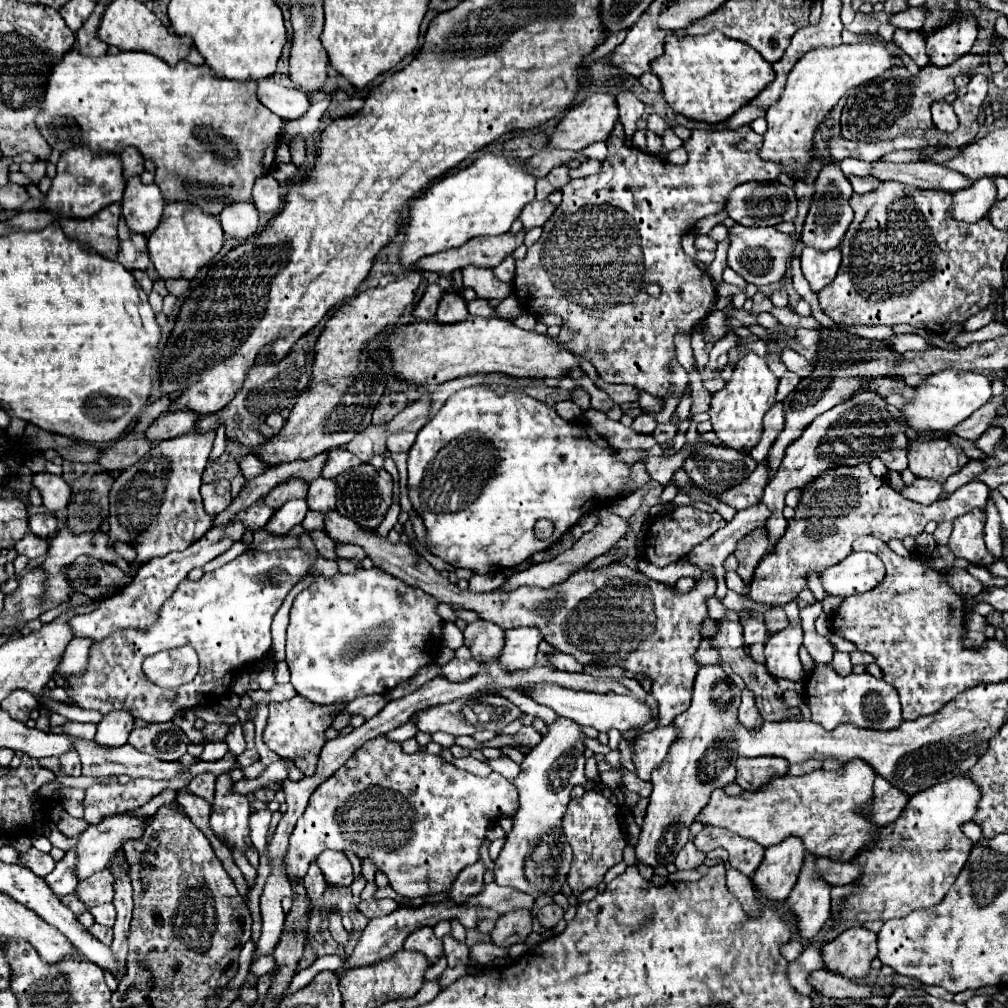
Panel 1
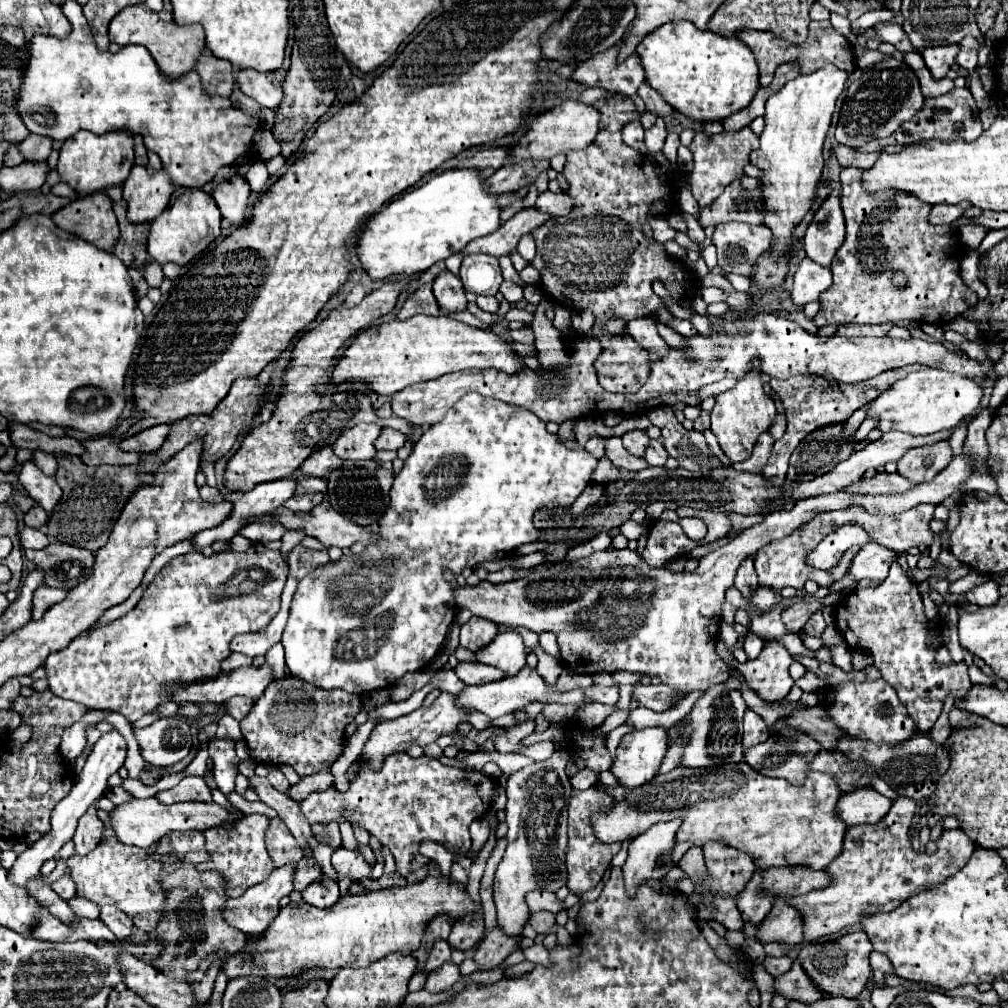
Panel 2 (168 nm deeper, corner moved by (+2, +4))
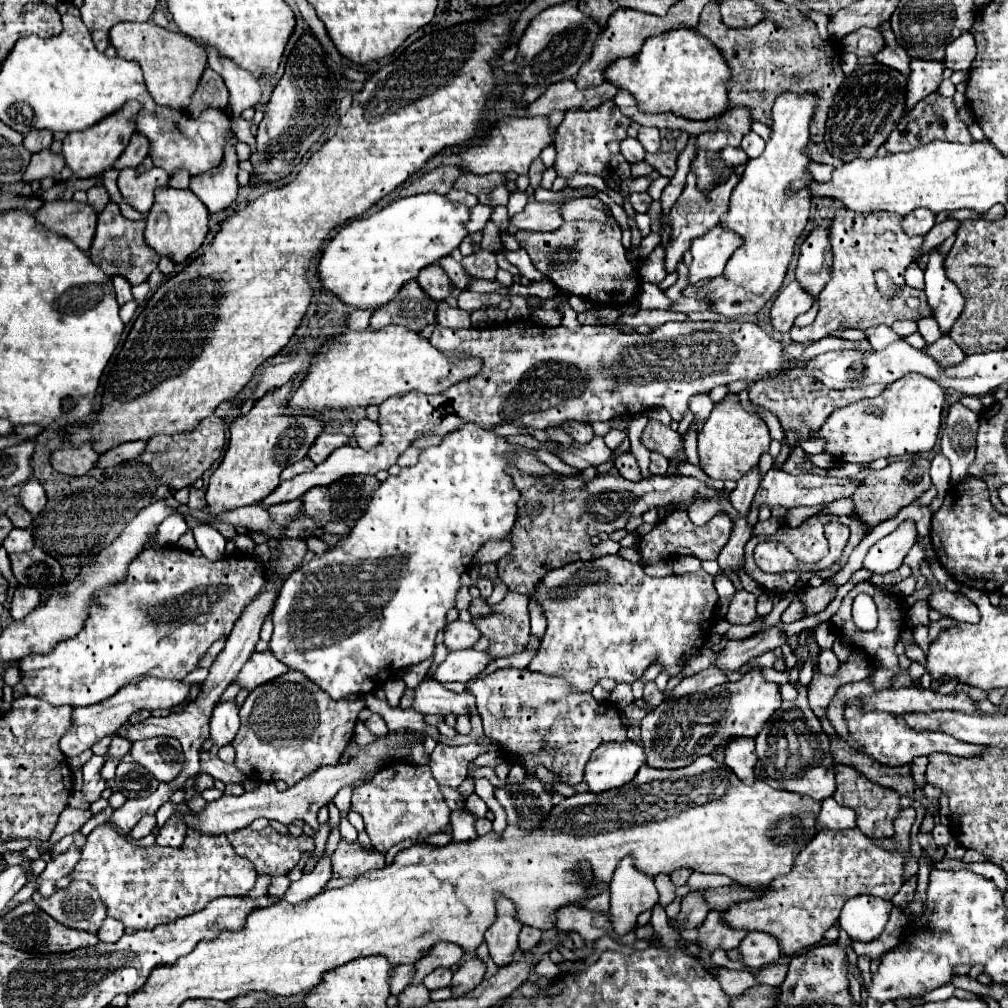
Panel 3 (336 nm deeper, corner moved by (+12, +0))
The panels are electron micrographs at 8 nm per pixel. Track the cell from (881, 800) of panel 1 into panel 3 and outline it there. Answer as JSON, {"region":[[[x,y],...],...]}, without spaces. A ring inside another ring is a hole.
{"region":[[[834,798],[822,800],[822,810],[816,820],[816,830],[848,830],[856,826],[856,814],[850,808],[842,808]]]}

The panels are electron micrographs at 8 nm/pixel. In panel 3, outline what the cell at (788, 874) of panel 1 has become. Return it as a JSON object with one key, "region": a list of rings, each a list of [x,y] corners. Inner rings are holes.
{"region":[[[708,912],[704,924],[698,928],[698,946],[708,950],[710,954],[714,950],[732,950],[738,948],[742,938],[746,936],[746,930],[734,930],[728,924],[720,920],[720,912]]]}

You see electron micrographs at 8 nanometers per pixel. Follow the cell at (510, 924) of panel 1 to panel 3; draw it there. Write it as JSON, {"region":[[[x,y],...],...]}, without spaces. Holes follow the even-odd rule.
{"region":[[[470,956],[458,968],[458,972],[454,974],[454,980],[452,980],[452,998],[462,998],[468,992],[472,992],[482,982],[484,972],[486,972],[486,964],[480,958]]]}

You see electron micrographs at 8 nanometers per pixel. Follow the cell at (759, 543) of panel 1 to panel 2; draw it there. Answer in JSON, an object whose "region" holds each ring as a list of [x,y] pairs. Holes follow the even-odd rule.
{"region":[[[748,556],[746,560],[742,560],[738,572],[736,572],[736,580],[734,580],[734,586],[742,592],[742,596],[746,600],[750,600],[750,594],[752,590],[758,588],[758,582],[756,582],[756,572],[754,572],[754,558]]]}

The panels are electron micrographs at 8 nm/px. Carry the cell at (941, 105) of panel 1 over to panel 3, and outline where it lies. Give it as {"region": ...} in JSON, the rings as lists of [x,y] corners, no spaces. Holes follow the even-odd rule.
{"region":[[[880,28],[880,34],[884,36],[886,46],[874,56],[876,62],[886,64],[886,66],[902,72],[904,76],[908,76],[908,74],[910,74],[910,58],[908,58],[908,54],[906,54],[906,50],[896,42],[896,36],[894,36],[892,30]]]}

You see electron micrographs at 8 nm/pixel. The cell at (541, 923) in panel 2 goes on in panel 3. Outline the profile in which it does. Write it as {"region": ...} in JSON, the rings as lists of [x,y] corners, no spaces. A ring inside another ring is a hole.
{"region":[[[524,926],[522,932],[520,932],[520,950],[526,952],[526,950],[532,950],[542,938],[542,930],[538,928],[530,928],[530,926]]]}

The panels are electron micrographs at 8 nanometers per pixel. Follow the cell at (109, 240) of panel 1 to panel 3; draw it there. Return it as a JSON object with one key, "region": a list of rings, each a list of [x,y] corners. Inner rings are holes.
{"region":[[[48,202],[36,212],[36,220],[48,230],[70,238],[82,252],[90,250],[96,232],[96,212],[88,204],[70,202]]]}

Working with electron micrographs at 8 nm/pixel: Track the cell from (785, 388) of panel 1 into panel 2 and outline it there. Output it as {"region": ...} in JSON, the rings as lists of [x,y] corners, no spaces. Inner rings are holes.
{"region":[[[778,412],[778,414],[776,414],[776,420],[774,420],[772,428],[770,428],[770,434],[772,434],[774,440],[778,440],[778,438],[784,434],[784,430],[786,430],[786,414]]]}

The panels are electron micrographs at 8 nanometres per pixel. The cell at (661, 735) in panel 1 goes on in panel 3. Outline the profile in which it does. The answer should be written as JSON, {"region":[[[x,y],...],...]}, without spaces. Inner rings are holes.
{"region":[[[622,742],[622,744],[602,744],[592,752],[586,772],[584,772],[584,782],[588,784],[588,792],[604,792],[618,788],[626,782],[630,782],[638,768],[646,764],[646,754],[642,744],[634,742]]]}

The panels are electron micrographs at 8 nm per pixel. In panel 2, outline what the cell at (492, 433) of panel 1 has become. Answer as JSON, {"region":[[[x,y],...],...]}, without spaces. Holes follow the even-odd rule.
{"region":[[[468,392],[466,396],[462,396],[462,400],[458,400],[458,404],[454,404],[446,412],[444,420],[440,420],[438,424],[432,424],[422,434],[422,438],[414,444],[412,454],[404,460],[404,468],[396,474],[392,490],[390,490],[390,506],[384,512],[384,516],[380,518],[380,534],[384,540],[378,544],[370,544],[360,556],[350,554],[350,556],[342,556],[338,562],[328,562],[326,566],[312,570],[308,576],[304,576],[300,580],[300,584],[294,592],[294,598],[292,598],[290,618],[288,618],[288,624],[282,634],[282,646],[286,650],[286,666],[288,666],[290,674],[294,678],[300,678],[302,682],[314,684],[322,690],[342,688],[352,694],[364,694],[364,692],[372,692],[372,690],[380,690],[380,688],[390,688],[390,684],[400,680],[406,672],[416,672],[416,670],[428,666],[436,658],[440,646],[444,644],[446,632],[454,620],[454,612],[457,608],[452,591],[456,582],[446,581],[442,578],[442,568],[450,568],[454,574],[460,574],[464,568],[470,568],[478,562],[504,560],[514,550],[518,550],[522,544],[536,542],[542,532],[532,522],[534,512],[550,510],[554,514],[558,508],[568,510],[572,506],[572,502],[592,482],[596,464],[598,464],[598,460],[586,448],[582,448],[582,446],[572,448],[572,450],[566,448],[556,434],[550,434],[546,430],[546,422],[538,420],[538,416],[534,416],[530,410],[518,408],[514,404],[502,404],[502,400],[494,400],[494,398],[488,398],[482,394],[474,394],[474,392]]]}

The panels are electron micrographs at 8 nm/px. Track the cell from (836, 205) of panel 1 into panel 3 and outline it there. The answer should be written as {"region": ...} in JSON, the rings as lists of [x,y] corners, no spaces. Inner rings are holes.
{"region":[[[818,226],[800,246],[796,280],[804,290],[808,290],[810,296],[816,298],[830,280],[830,266],[832,266],[832,248],[828,230]]]}

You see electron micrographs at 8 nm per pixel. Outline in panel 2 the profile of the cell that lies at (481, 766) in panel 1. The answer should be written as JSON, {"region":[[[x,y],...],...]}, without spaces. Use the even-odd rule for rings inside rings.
{"region":[[[554,752],[548,760],[534,762],[506,780],[506,852],[498,864],[494,876],[494,902],[498,910],[498,924],[510,936],[522,932],[522,926],[530,918],[530,910],[524,902],[530,890],[550,890],[556,892],[566,886],[566,818],[568,802],[572,796],[572,784],[566,776],[568,752]]]}

